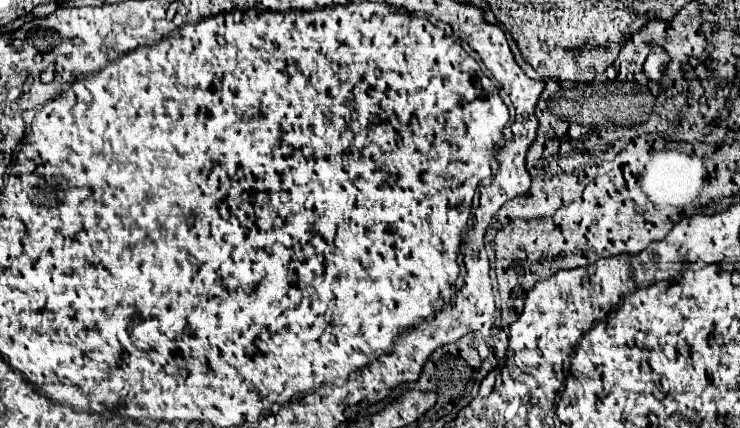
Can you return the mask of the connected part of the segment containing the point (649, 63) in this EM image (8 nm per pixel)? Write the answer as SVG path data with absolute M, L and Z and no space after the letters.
M650 44L650 54L644 62L644 74L646 78L654 80L654 82L662 82L664 70L670 64L670 56L666 54L664 48L658 48L658 44Z

